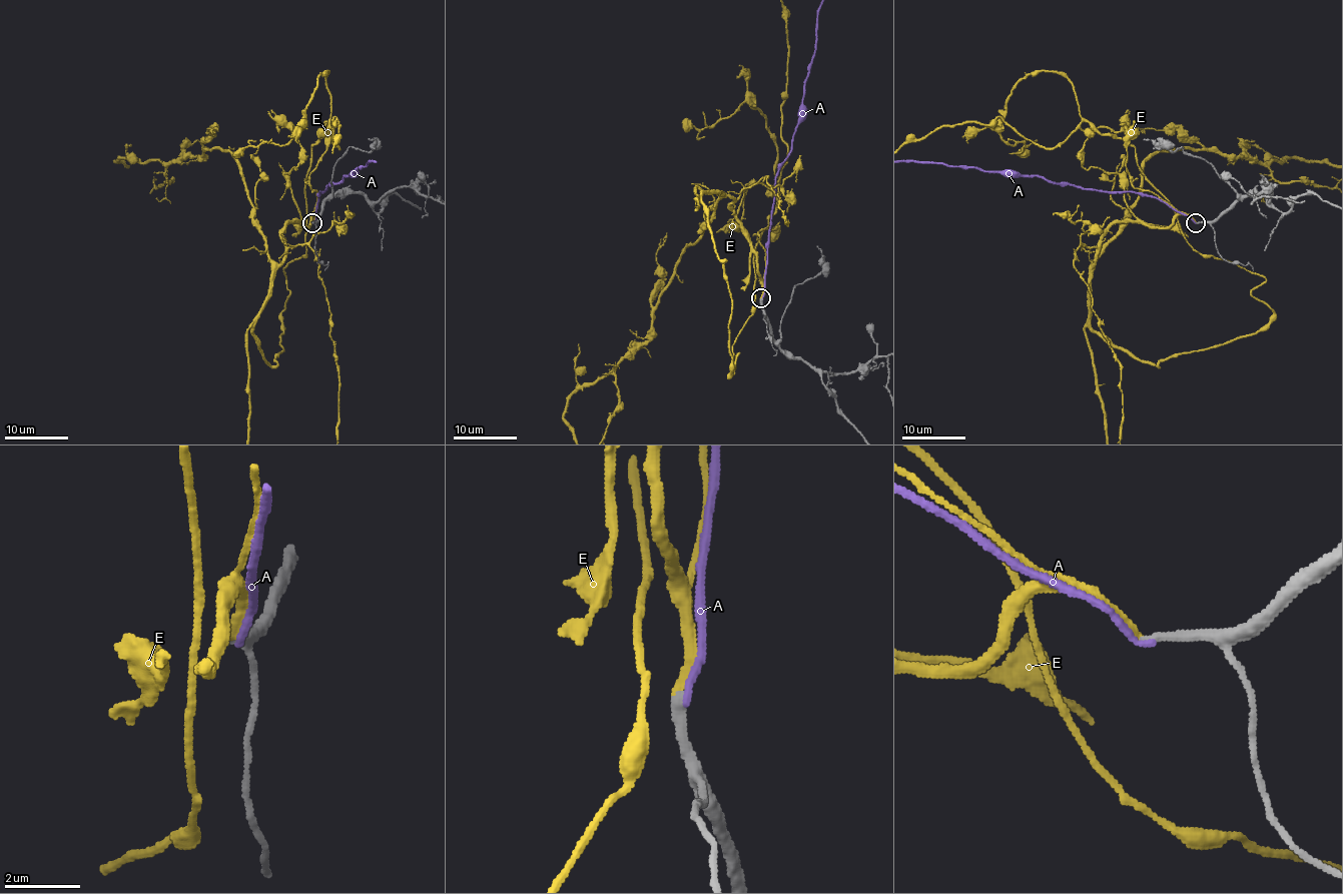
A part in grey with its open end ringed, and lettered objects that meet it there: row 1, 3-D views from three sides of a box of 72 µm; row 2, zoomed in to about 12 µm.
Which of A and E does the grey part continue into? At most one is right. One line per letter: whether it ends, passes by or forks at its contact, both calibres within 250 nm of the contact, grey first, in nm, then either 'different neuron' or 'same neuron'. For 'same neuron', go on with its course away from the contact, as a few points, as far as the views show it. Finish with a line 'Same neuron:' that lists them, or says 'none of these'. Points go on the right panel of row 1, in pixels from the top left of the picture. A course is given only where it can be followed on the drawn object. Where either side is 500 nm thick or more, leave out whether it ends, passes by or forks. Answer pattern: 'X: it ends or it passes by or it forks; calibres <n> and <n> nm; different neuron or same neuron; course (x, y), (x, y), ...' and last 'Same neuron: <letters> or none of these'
A: it ends; calibres 320 and 170 nm; different neuron
E: it ends; calibres 280 and 280 nm; same neuron
Same neuron: E

